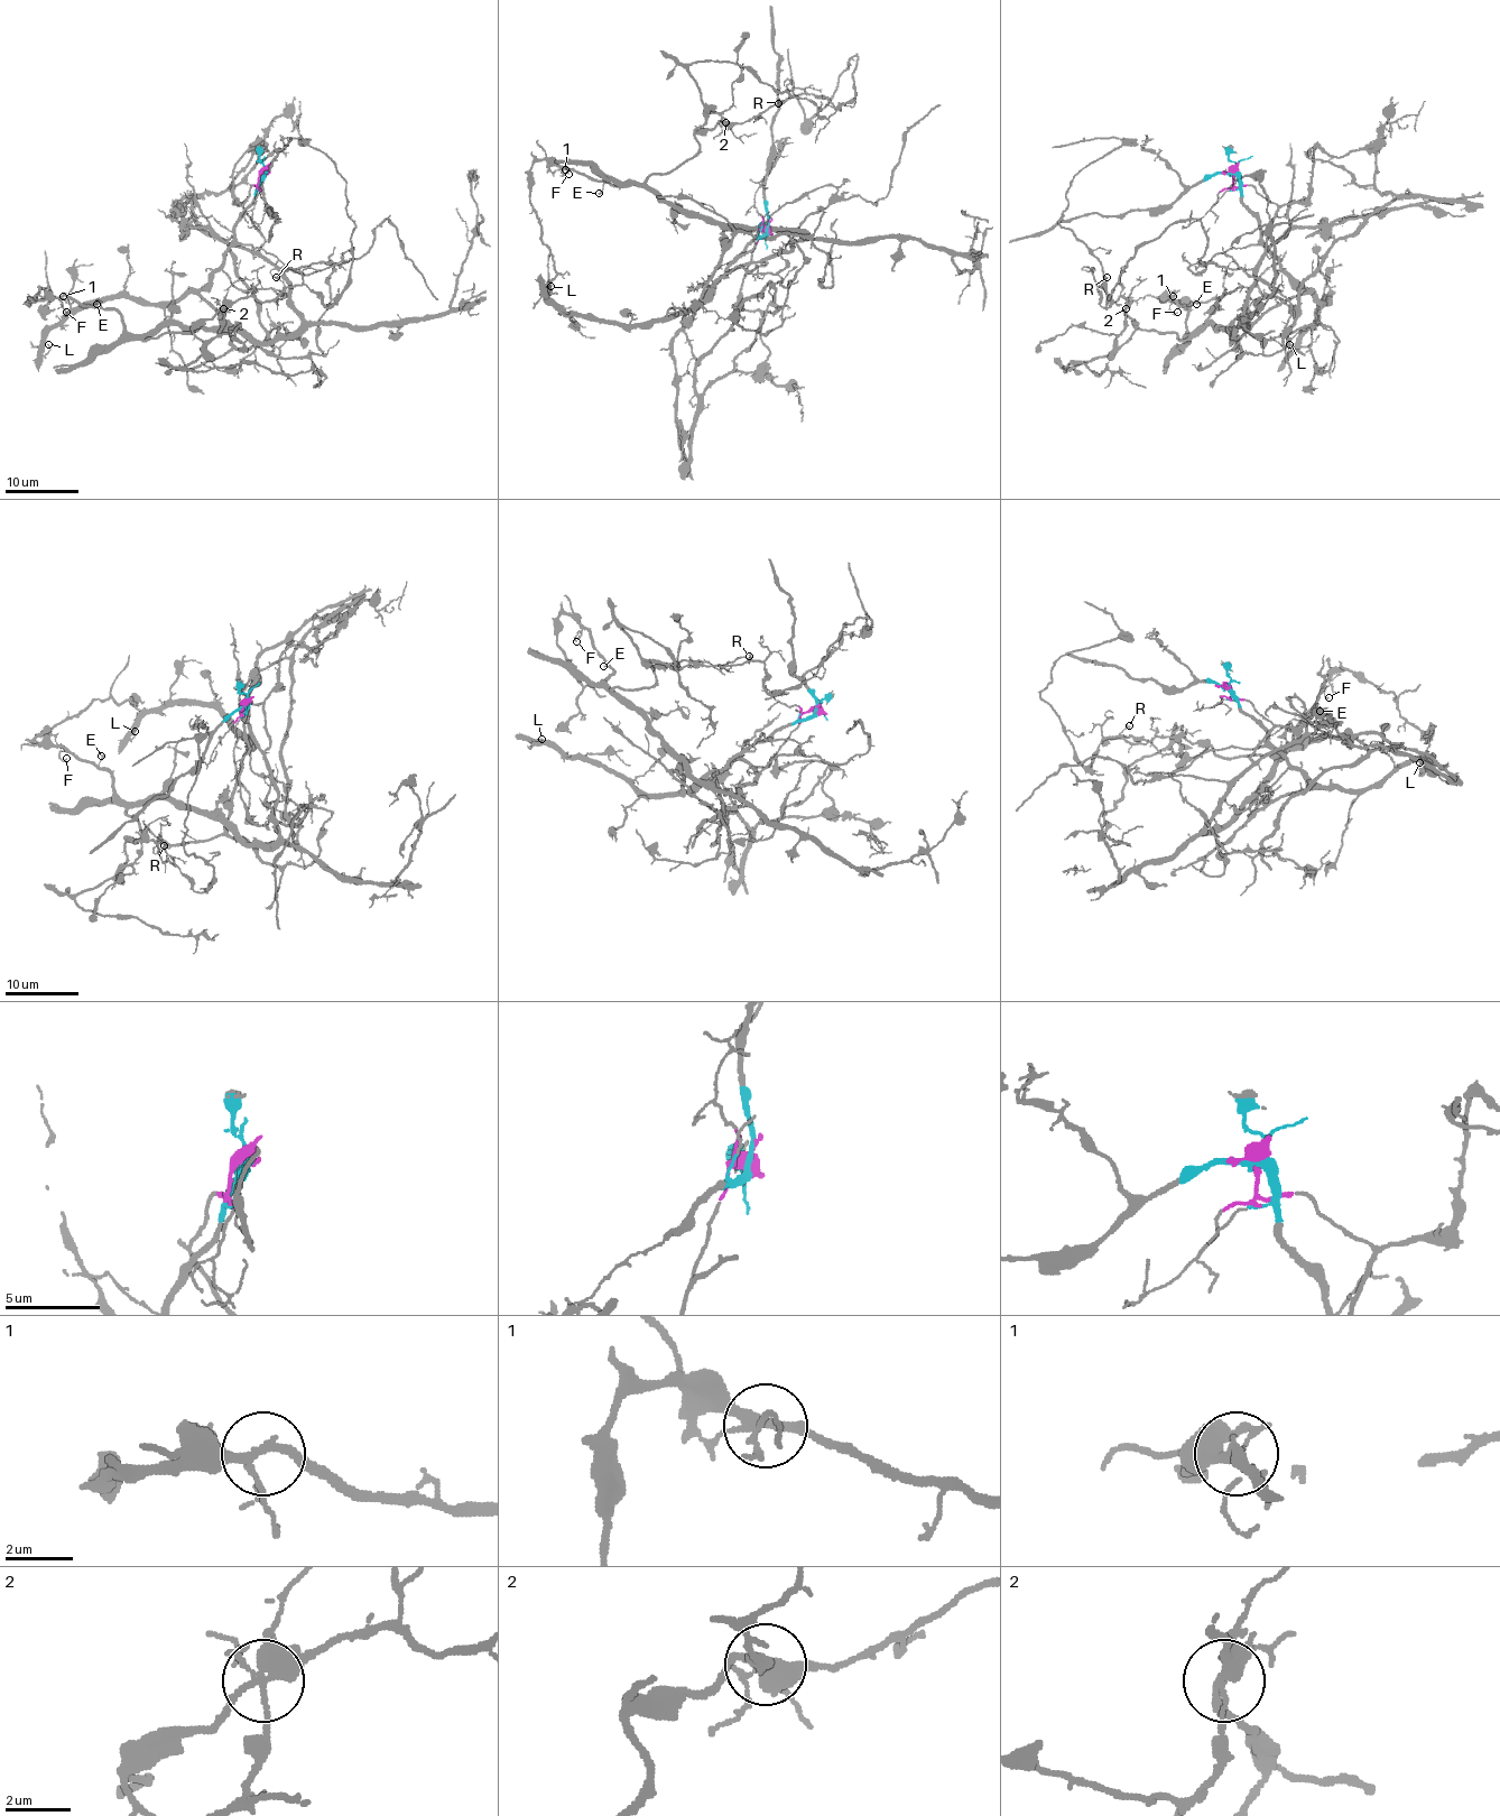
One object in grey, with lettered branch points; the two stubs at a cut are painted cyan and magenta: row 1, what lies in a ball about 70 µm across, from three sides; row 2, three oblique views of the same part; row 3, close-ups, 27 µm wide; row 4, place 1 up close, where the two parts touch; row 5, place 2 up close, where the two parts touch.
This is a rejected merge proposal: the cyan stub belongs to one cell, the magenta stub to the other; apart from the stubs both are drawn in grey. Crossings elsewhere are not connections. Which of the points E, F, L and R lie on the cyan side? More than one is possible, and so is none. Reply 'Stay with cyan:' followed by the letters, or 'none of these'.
Stay with cyan: L

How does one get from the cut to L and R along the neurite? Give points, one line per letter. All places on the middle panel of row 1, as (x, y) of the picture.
L: (767, 228), (738, 256), (701, 302), (663, 318), (631, 324), (571, 316), (546, 294), (545, 285), (551, 287)
R: (767, 228), (744, 274), (804, 235), (712, 224), (646, 183), (693, 155), (697, 135), (785, 98), (778, 103)

